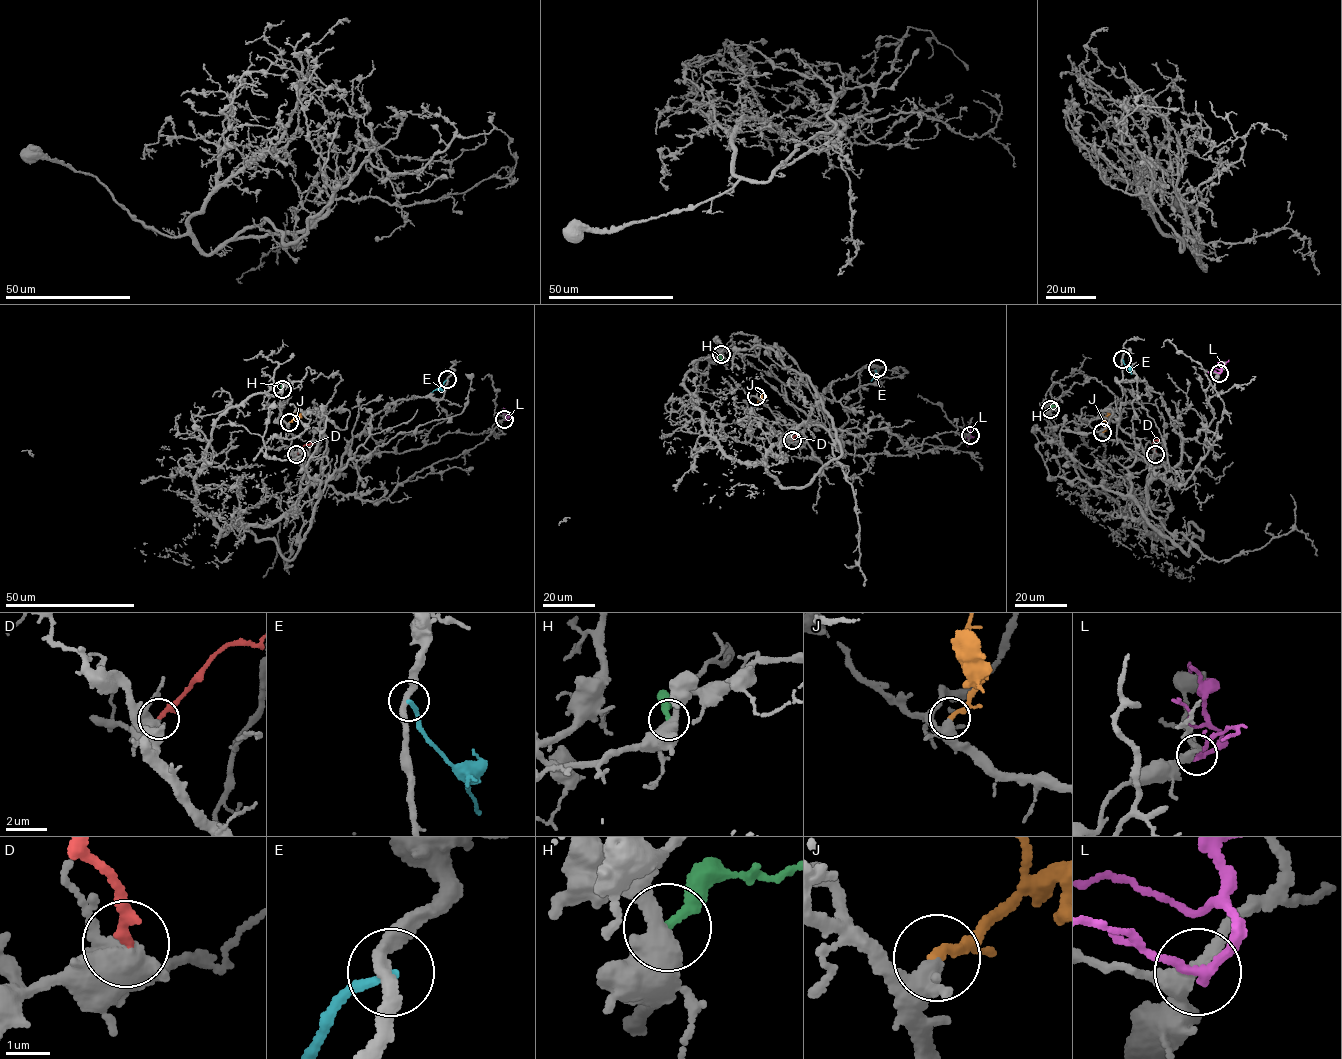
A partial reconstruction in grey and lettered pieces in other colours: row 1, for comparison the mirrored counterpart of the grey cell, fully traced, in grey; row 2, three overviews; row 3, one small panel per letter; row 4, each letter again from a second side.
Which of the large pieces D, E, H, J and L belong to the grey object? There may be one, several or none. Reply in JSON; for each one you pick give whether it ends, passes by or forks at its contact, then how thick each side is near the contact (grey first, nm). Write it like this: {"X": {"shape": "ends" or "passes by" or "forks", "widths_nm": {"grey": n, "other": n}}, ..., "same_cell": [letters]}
{"J": {"shape": "ends", "widths_nm": {"grey": 300, "other": 220}}, "same_cell": ["J"]}

